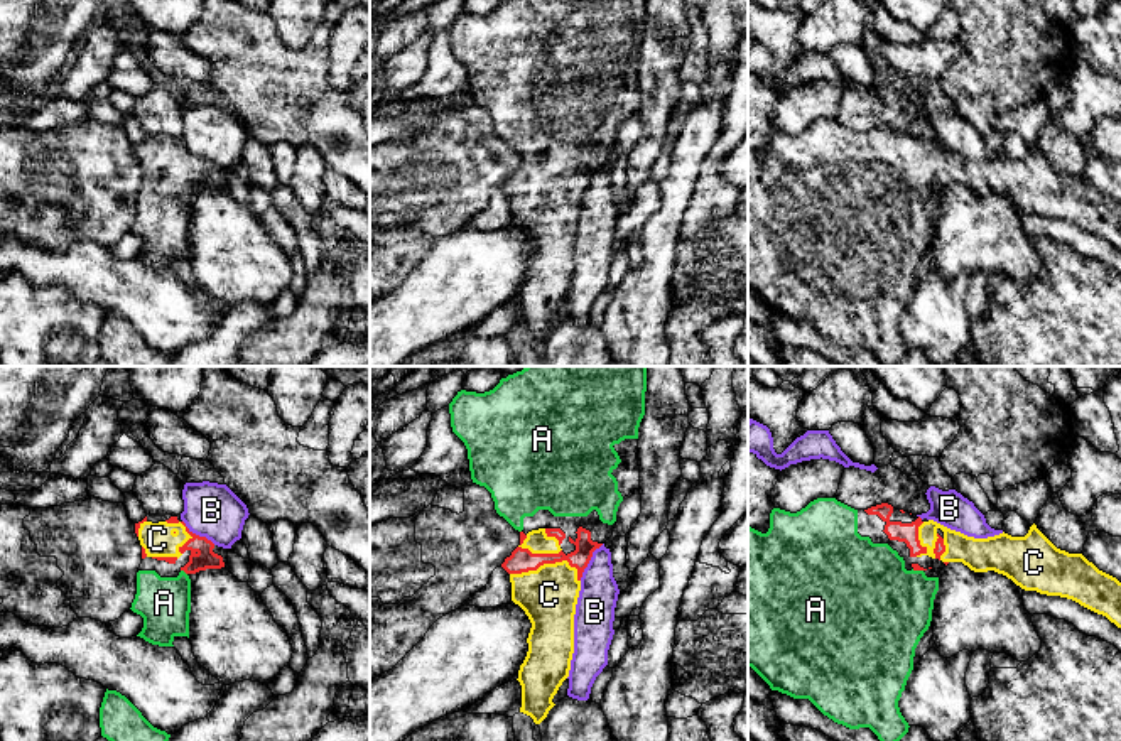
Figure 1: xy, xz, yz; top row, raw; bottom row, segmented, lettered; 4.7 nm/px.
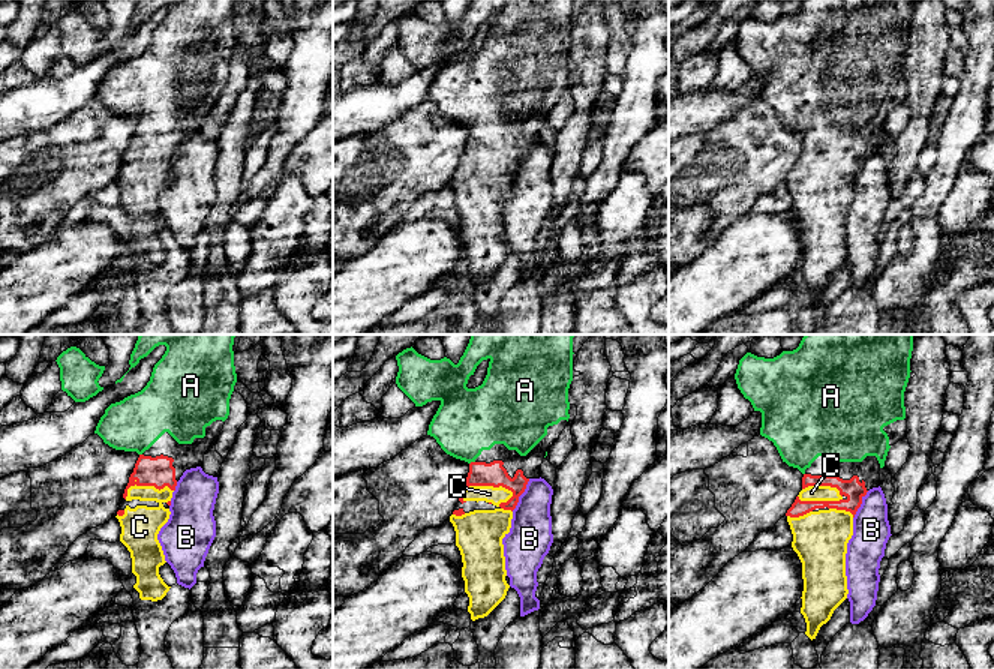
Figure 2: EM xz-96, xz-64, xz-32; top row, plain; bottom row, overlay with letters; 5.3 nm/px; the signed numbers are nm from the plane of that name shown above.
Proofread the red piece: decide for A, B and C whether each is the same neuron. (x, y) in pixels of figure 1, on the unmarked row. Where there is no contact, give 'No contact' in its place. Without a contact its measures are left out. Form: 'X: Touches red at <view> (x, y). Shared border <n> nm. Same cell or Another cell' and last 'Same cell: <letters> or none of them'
A: Touches red at xy (184, 193). Shared border 40 nm. Same cell
B: Touches red at xz (590, 181). Shared border 200 nm. Another cell
C: Touches red at xz (549, 184). Shared border 340 nm. Same cell
Same cell: A, C

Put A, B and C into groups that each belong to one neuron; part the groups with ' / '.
A C / B

